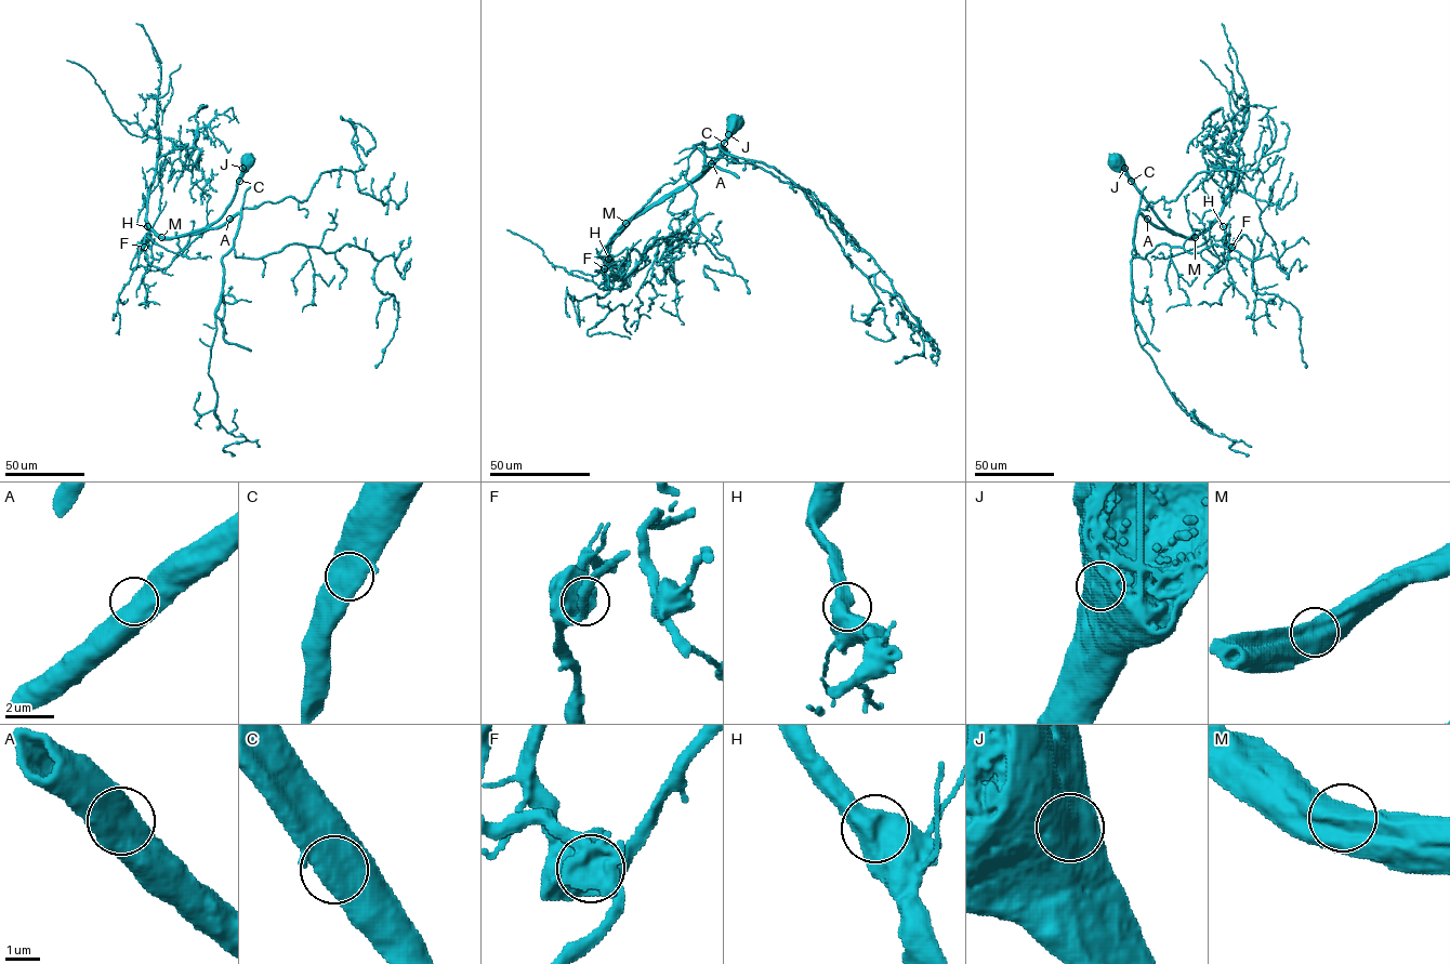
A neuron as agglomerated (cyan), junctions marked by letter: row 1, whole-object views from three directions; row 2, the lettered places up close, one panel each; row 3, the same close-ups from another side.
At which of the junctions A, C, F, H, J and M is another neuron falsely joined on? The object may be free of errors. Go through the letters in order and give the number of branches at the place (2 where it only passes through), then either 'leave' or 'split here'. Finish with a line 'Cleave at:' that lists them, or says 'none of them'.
A: branches 2; leave
C: branches 2; leave
F: branches 2; leave
H: branches 2; leave
J: branches 2; leave
M: branches 2; leave
Cleave at: none of them

